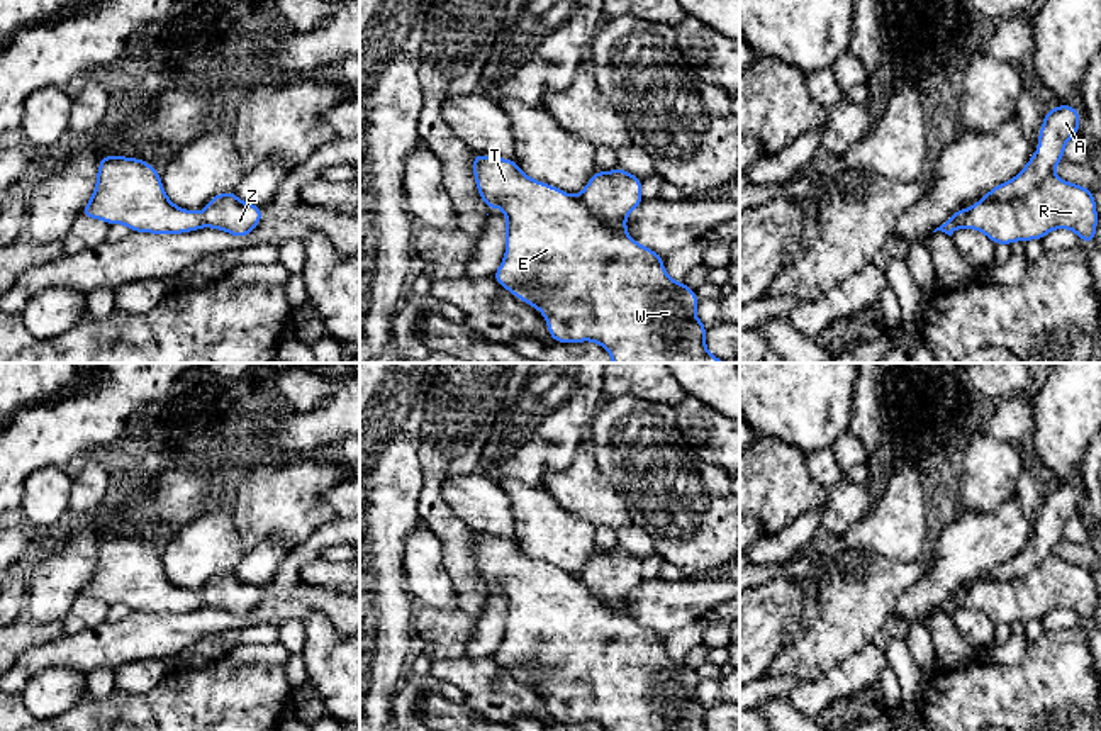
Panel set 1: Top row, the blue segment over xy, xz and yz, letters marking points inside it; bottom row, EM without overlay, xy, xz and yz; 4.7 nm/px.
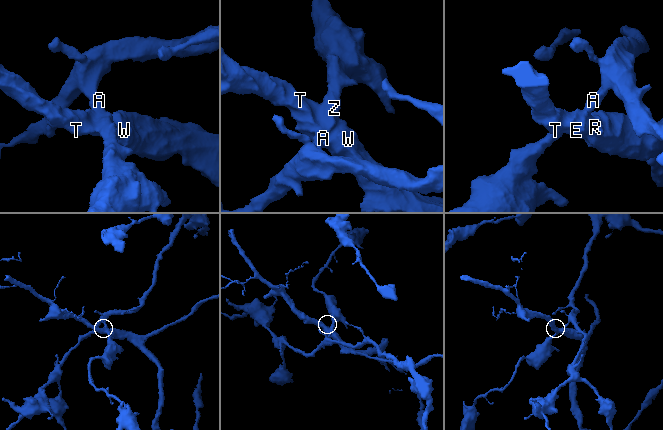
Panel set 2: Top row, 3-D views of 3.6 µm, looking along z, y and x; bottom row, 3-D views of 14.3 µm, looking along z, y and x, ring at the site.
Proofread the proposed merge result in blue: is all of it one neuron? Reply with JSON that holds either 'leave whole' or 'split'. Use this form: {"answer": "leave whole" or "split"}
{"answer": "split"}

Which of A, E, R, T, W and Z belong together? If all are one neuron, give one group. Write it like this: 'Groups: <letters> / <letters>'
Groups: A Z / E R T W

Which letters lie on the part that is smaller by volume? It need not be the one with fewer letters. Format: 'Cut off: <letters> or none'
Cut off: E, R, T, W

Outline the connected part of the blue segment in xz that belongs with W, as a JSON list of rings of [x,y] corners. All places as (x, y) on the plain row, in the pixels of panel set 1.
[[[473,534],[472,550],[487,589],[500,587],[506,592],[506,634],[492,658],[546,697],[553,723],[592,721],[607,731],[707,731],[707,707],[696,695],[699,677],[667,655],[663,636],[602,607],[578,577],[529,558],[514,538]]]

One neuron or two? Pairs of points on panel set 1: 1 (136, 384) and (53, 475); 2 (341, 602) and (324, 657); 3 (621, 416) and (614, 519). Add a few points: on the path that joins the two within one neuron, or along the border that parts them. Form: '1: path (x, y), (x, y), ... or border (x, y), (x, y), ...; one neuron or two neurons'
1: border (61, 465), (38, 468), (26, 480), (26, 485); two neurons
2: border (302, 619), (314, 613), (323, 613), (341, 635); two neurons
3: border (596, 460), (601, 475), (623, 502), (631, 521); two neurons

